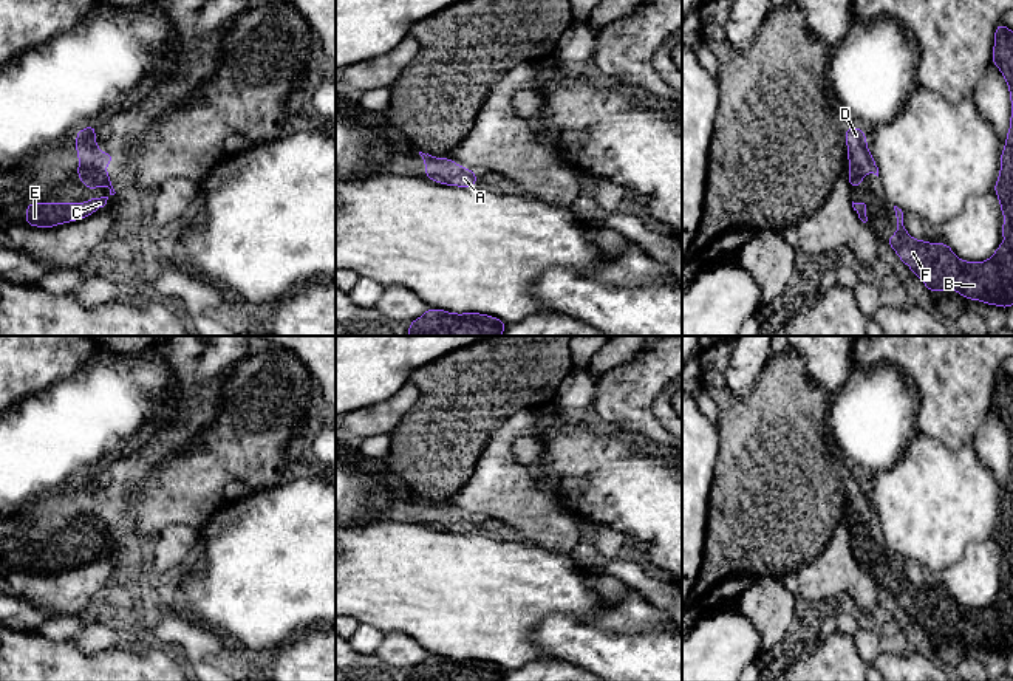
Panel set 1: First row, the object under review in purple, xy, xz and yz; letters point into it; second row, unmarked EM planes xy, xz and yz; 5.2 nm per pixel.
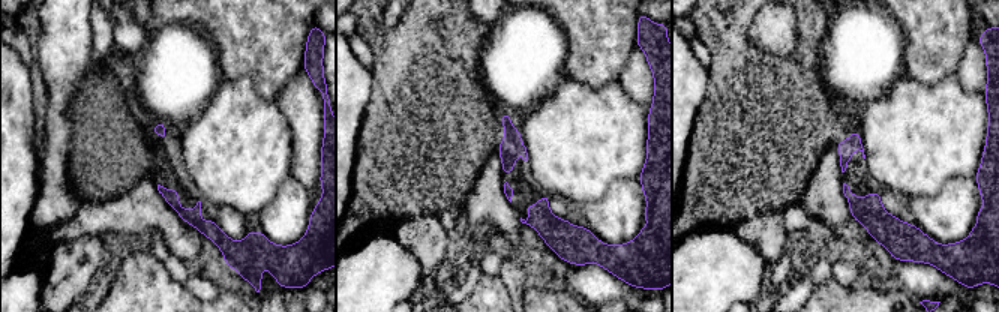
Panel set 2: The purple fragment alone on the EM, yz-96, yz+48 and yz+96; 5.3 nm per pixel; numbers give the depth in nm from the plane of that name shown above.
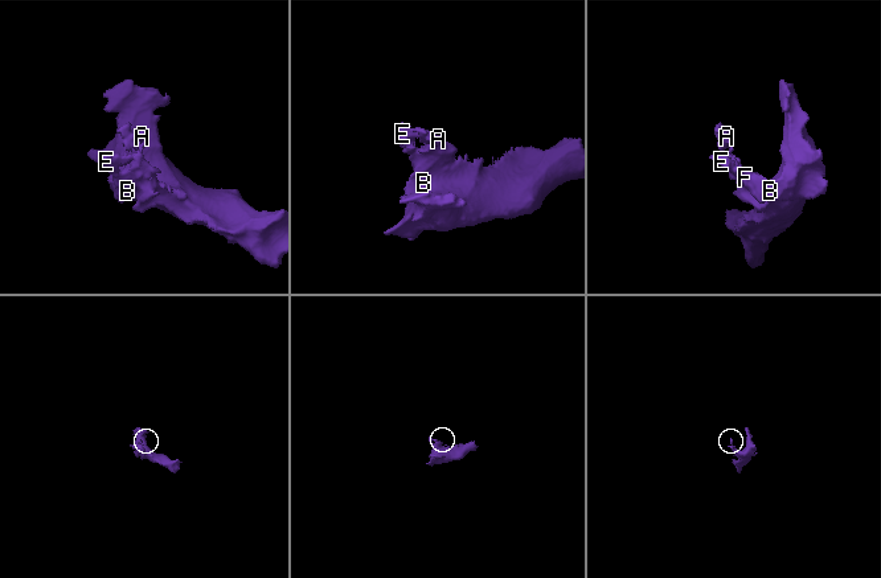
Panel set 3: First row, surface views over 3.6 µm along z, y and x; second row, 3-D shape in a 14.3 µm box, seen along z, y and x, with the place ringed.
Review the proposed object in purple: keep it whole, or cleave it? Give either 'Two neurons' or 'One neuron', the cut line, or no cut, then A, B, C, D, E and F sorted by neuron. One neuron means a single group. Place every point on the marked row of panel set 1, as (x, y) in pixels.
One neuron. No split. Groups: A B C D E F

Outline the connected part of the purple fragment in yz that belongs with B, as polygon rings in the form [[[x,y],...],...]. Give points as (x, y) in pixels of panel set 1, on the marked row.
[[[1002,22],[994,29],[994,46],[991,53],[991,63],[994,63],[1002,73],[1011,101],[1010,128],[1005,138],[1005,147],[1001,152],[1001,170],[993,192],[1001,203],[1001,215],[1007,218],[1001,226],[1001,235],[1007,238],[1005,243],[999,243],[996,252],[985,262],[965,262],[954,255],[954,251],[945,243],[928,243],[926,240],[912,238],[903,224],[903,212],[894,206],[897,217],[897,232],[886,238],[899,258],[908,265],[914,275],[917,275],[928,291],[946,291],[953,289],[970,300],[979,300],[987,305],[998,305],[1001,308],[1010,308],[1013,305],[1013,31]]]

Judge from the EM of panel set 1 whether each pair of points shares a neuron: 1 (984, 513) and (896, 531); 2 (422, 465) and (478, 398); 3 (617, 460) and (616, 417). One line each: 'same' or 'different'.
1: same
2: same
3: different

